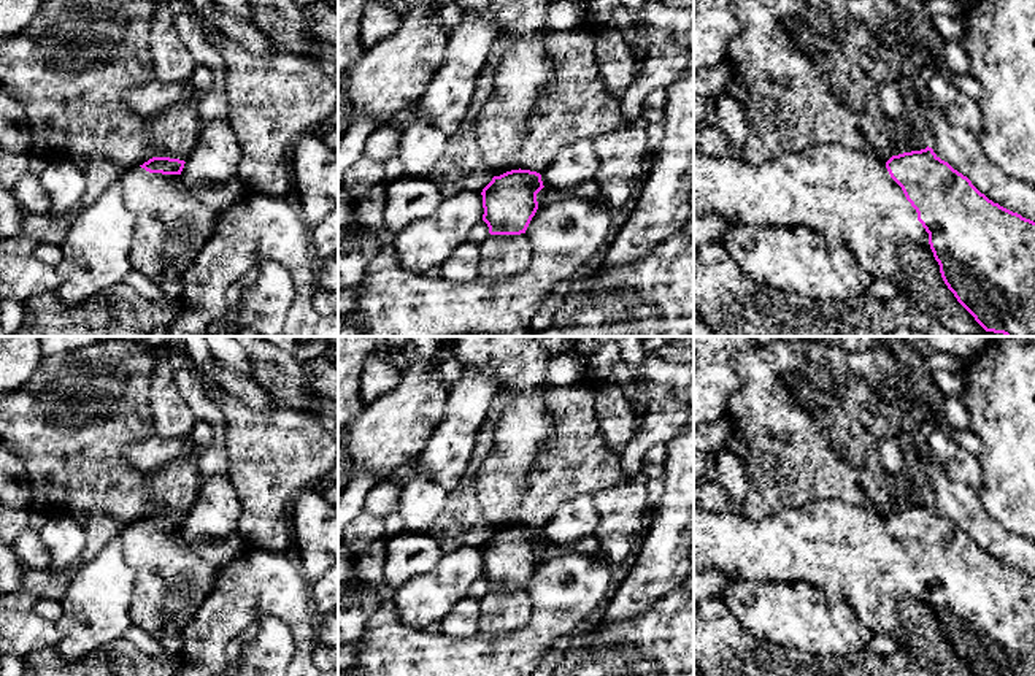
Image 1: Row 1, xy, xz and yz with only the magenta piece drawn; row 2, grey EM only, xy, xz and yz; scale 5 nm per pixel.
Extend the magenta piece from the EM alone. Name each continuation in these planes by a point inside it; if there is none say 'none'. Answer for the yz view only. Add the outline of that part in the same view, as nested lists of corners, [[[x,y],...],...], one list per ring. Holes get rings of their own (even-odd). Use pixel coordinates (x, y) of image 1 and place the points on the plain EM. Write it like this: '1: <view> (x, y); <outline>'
1: yz (848, 553); [[[810,501],[752,520],[737,511],[713,513],[694,506],[694,568],[714,570],[732,581],[811,584],[830,597],[845,600],[875,635],[891,635],[897,646],[914,657],[929,674],[975,676],[945,640],[929,600],[929,589],[918,576],[916,565],[891,533],[886,517],[875,511],[841,501]]]

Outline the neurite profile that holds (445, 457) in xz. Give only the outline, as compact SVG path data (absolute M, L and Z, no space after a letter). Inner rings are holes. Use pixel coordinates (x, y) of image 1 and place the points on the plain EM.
M464 370L449 392L441 424L419 454L419 470L446 492L459 484L467 470L476 435L498 392L497 382L495 374Z

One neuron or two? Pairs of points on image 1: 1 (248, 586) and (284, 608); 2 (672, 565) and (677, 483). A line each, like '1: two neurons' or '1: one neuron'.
1: one neuron
2: one neuron

